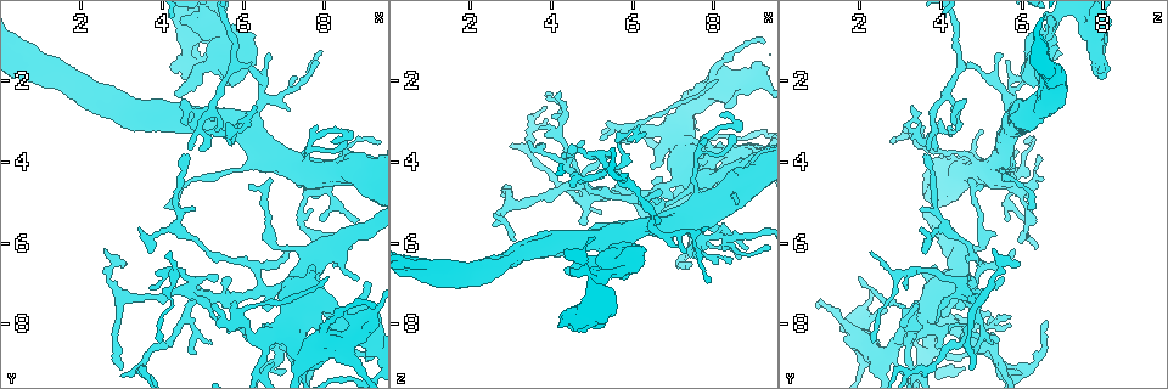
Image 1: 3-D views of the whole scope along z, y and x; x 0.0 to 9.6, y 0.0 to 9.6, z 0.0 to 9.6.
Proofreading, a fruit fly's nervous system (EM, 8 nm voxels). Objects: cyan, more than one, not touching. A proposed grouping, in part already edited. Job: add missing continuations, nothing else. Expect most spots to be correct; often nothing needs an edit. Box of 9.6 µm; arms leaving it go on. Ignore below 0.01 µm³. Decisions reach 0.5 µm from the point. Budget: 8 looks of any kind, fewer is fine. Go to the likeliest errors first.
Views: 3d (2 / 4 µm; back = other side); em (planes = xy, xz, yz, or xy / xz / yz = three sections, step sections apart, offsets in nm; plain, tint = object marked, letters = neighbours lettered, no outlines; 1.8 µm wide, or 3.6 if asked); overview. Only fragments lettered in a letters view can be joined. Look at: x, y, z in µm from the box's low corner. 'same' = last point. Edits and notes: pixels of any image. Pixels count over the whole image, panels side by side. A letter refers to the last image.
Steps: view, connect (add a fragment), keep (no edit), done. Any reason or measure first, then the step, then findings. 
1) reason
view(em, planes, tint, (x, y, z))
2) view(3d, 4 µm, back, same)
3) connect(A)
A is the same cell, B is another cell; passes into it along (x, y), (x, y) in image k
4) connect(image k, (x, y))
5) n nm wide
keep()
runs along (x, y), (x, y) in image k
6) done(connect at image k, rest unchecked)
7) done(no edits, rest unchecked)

small branch off a trunk
view(em, 3.6 µm, yz, step 8, letters, (7.50, 6.65, 4.45))

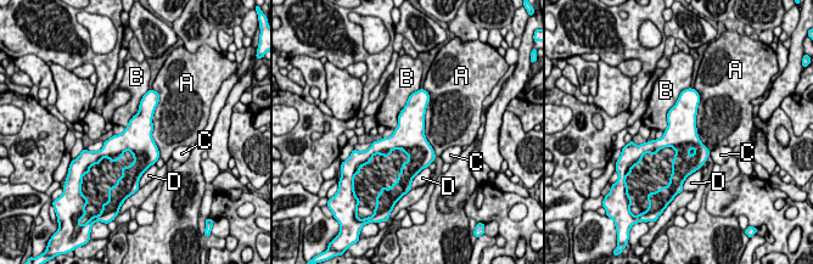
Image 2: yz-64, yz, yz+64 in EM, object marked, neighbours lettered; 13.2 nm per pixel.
view(em, 3.6 µm, planes, letters, same)

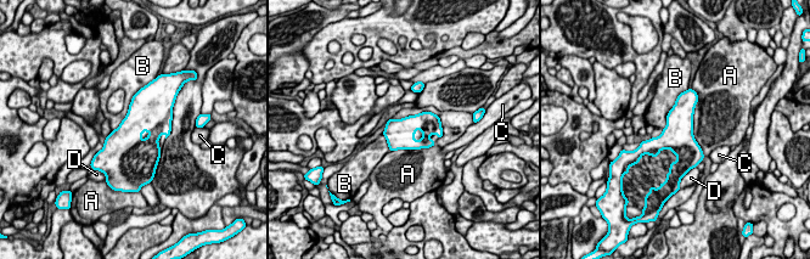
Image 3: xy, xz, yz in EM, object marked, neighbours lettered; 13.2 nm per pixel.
keep()
A, B, C and D are other cells; border along (138, 91), (127, 116), (112, 131) in image 3; no lettered fragment goes on from it

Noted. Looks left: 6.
branch stops here
view(em, planes, plain, (4.35, 2.35, 6.75))

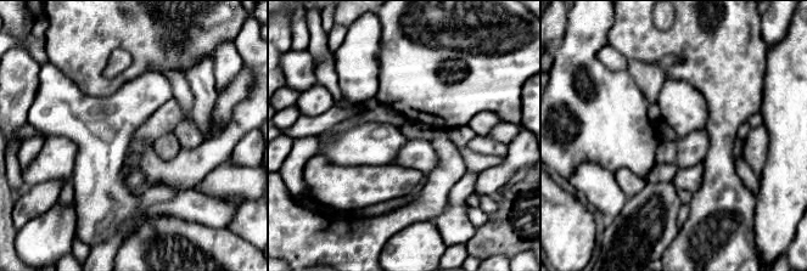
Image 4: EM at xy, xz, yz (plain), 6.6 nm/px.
see the neighbours
view(em, planes, letters, same)

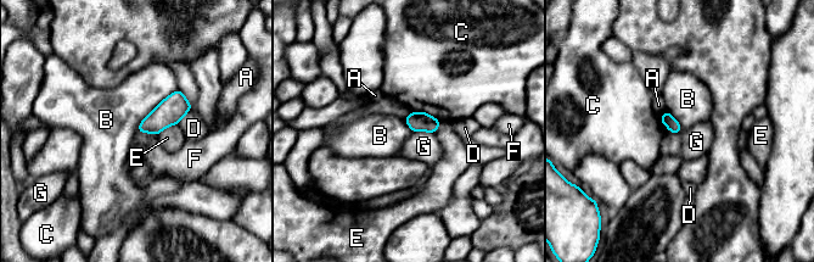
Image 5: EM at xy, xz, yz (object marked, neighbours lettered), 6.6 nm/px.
keep()
A, B, C, D, E, F and G are other cells; border along (177, 88), (144, 118), (136, 130) in image 5; no lettered fragment goes on from it

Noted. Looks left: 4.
sharp bend
view(em, 3.6 µm, planes, letters, (7.70, 5.75, 6.00))

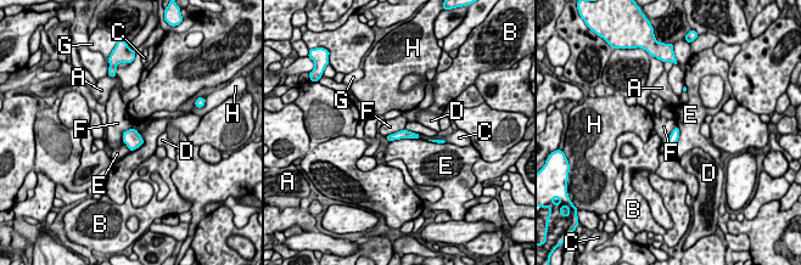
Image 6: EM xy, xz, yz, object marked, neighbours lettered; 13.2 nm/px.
130 nm wide
keep()
A, B, C, D, E, F, G and H are other cells; border along (676, 125), (668, 137), (670, 148) in image 6; no lettered fragment goes on from it

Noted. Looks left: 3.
done(no edits, rest unchecked)

